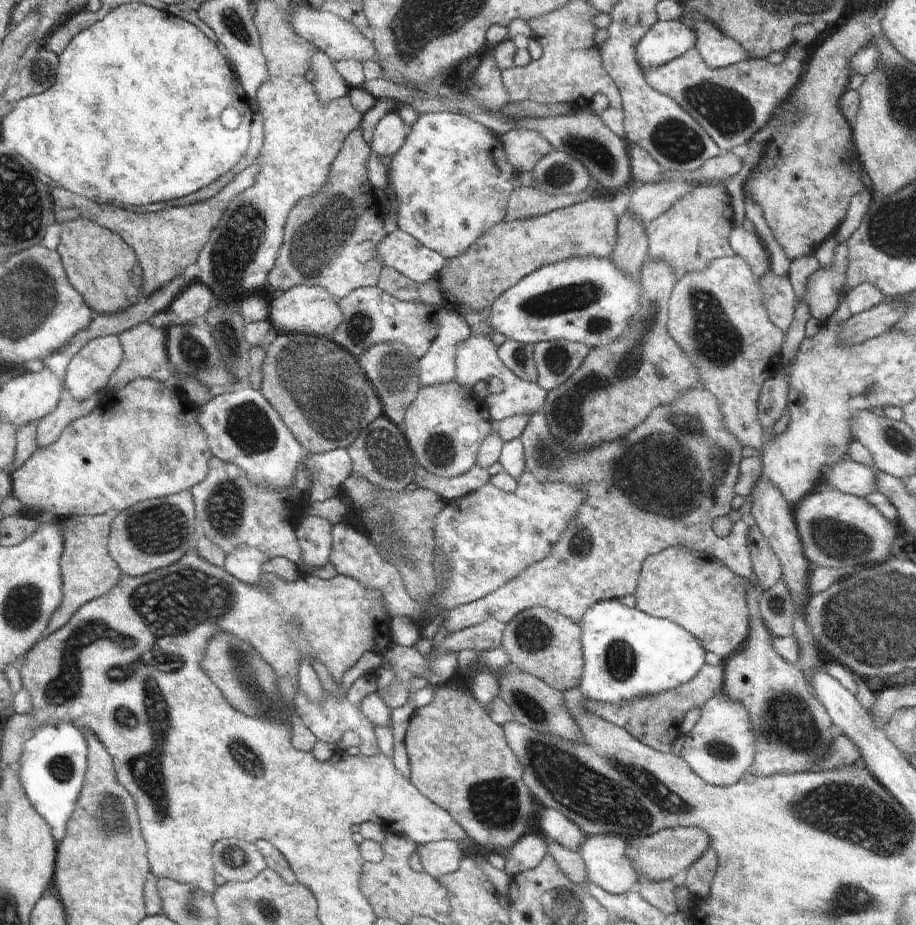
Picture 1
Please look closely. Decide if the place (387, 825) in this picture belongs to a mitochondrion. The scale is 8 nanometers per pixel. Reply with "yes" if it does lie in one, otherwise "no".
no

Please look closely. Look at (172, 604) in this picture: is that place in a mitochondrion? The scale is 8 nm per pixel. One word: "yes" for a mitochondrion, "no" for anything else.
yes

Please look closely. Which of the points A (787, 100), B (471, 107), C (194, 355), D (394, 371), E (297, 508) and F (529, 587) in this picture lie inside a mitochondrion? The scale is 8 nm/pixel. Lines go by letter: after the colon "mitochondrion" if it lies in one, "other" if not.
A: other
B: other
C: mitochondrion
D: mitochondrion
E: other
F: other

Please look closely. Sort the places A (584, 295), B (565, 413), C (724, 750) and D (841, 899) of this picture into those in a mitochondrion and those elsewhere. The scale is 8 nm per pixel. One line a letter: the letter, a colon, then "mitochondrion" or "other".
A: mitochondrion
B: mitochondrion
C: mitochondrion
D: mitochondrion

